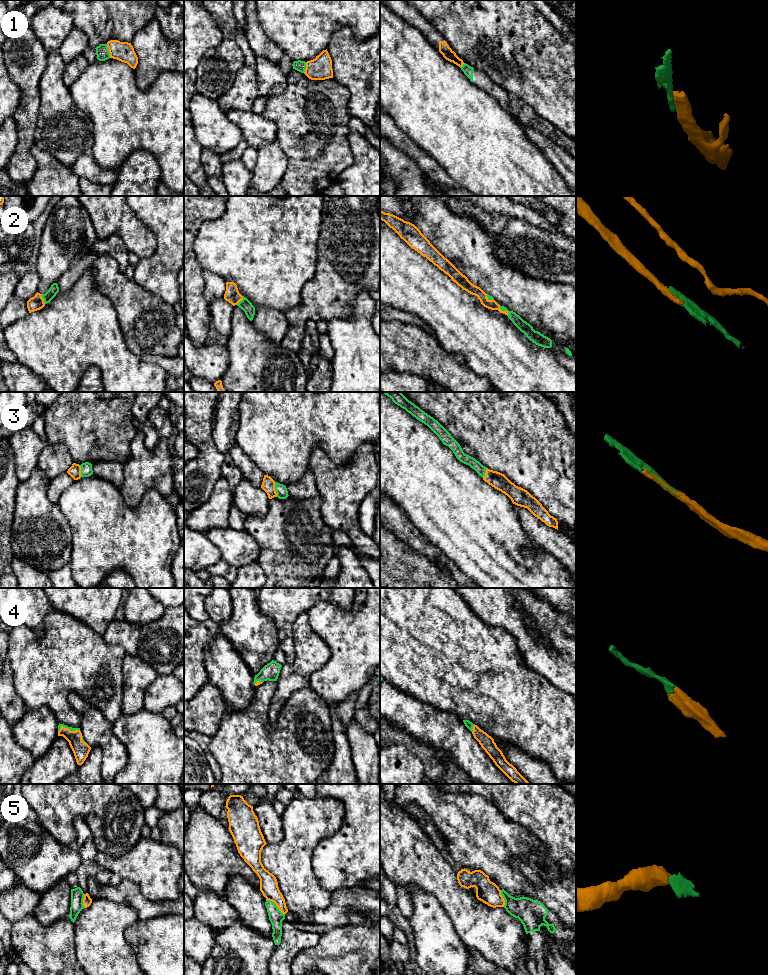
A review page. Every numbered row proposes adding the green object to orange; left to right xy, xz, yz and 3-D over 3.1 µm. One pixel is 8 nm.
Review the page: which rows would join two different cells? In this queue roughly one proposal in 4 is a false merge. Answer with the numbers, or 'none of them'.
1, 5

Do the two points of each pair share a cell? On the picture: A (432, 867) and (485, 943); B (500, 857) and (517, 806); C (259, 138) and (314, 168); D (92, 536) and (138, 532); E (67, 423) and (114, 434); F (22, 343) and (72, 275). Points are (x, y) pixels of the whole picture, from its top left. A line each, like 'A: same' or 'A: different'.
A: same
B: different
C: different
D: same
E: same
F: different

